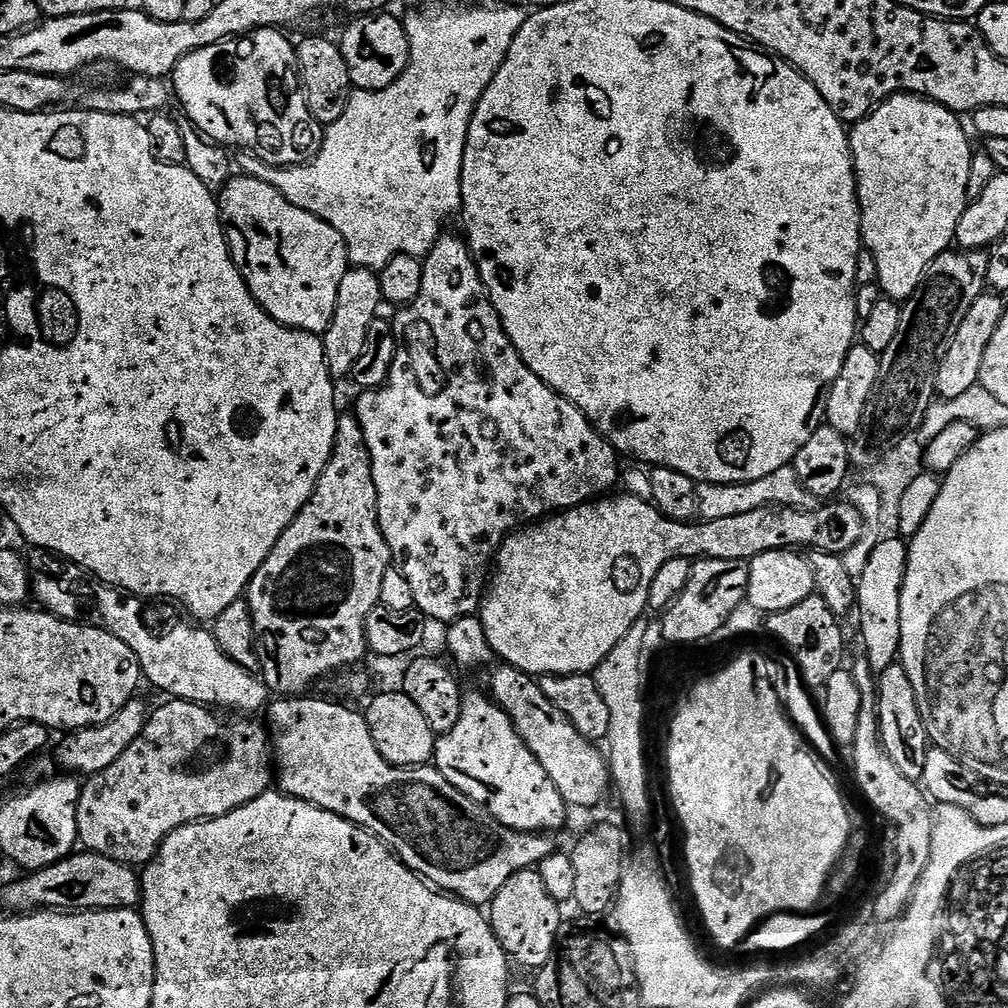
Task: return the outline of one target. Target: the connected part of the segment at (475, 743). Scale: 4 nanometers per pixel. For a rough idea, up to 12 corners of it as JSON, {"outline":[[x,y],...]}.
{"outline":[[491,695],[464,696],[434,766],[503,828],[570,815]]}

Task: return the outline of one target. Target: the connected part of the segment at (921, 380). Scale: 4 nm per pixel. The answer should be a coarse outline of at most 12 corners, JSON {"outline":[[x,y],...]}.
{"outline":[[989,253],[934,258],[880,356],[863,435],[891,449],[937,399]]}

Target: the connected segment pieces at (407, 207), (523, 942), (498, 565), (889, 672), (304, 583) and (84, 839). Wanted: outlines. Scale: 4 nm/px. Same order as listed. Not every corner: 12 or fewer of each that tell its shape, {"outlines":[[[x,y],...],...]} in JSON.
{"outlines":[[[526,12],[403,17],[406,70],[353,91],[307,164],[238,168],[349,265],[425,257]],[[539,871],[514,874],[490,905],[513,965],[539,970],[561,935],[561,905]],[[616,495],[505,538],[478,613],[533,678],[595,673],[675,556],[846,554],[852,502],[668,520]],[[903,664],[878,673],[890,762],[923,781],[930,741]],[[341,415],[248,583],[262,679],[299,697],[369,655],[392,551]],[[169,699],[87,777],[79,843],[149,864],[274,784],[270,732]]]}

